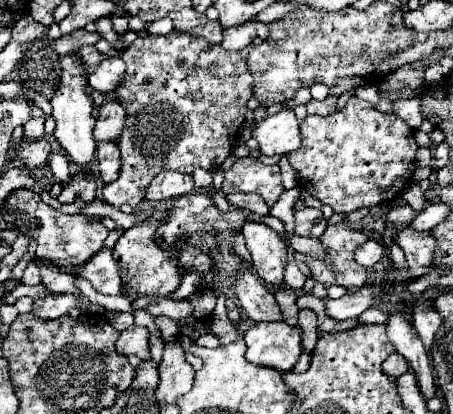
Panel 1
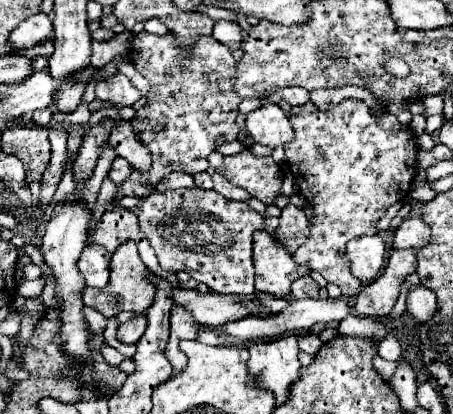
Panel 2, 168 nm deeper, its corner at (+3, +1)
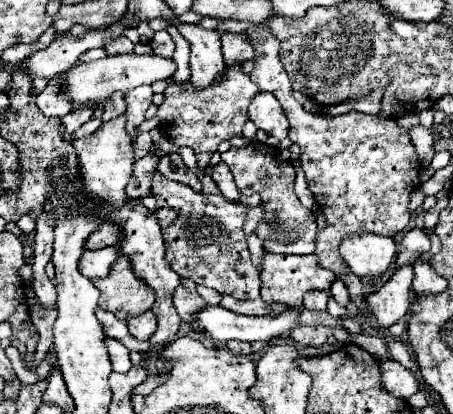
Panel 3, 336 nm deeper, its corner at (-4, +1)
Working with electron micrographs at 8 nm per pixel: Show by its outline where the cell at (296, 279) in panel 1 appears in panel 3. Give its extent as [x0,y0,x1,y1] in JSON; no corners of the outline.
[303,291,329,309]

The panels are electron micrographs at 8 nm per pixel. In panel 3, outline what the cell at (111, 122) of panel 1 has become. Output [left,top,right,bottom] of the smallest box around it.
[151,171,259,299]

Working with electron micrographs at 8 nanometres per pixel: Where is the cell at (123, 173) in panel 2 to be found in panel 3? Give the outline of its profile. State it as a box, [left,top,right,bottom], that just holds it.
[127,153,159,199]

